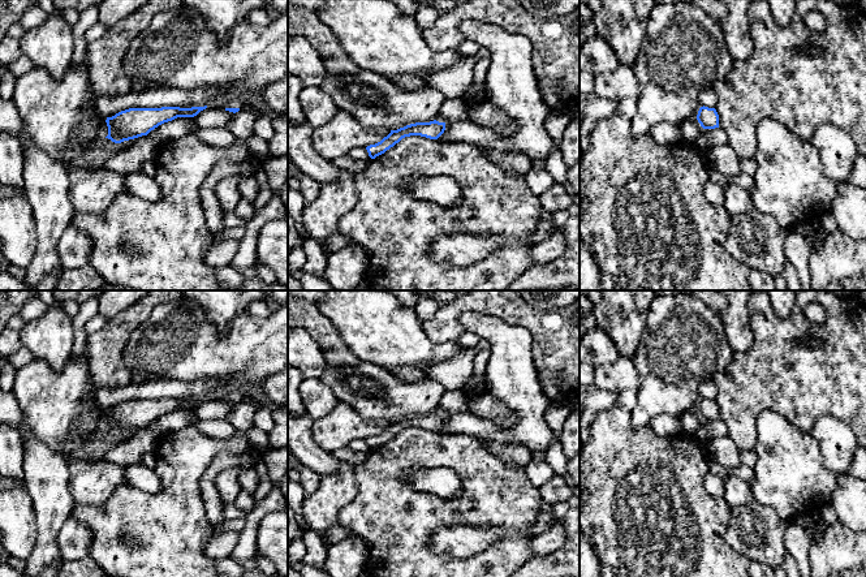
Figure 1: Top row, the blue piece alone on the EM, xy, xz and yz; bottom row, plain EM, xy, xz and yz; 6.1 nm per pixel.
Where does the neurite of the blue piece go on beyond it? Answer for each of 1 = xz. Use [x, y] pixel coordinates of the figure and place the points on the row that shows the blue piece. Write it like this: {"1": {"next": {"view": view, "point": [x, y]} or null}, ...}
{"1": {"next": null}}

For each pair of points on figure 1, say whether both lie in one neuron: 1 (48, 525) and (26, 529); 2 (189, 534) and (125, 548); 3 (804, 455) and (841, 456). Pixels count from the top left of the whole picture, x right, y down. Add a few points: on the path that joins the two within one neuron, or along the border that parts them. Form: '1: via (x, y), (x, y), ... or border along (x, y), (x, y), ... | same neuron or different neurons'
1: border along (31, 498), (37, 542), (27, 556) | different neurons
2: via (173, 534), (164, 534), (160, 538), (141, 538) | same neuron
3: border along (809, 433), (819, 448), (822, 464), (838, 474) | different neurons

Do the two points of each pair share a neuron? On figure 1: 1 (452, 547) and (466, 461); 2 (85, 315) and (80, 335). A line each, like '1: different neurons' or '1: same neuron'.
1: different neurons
2: same neuron

